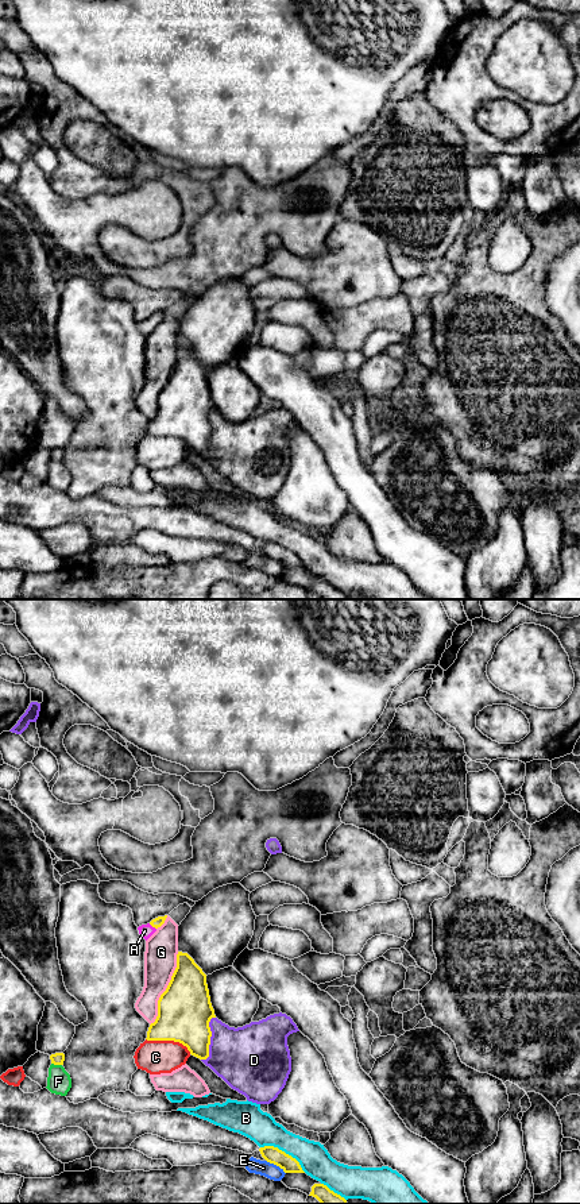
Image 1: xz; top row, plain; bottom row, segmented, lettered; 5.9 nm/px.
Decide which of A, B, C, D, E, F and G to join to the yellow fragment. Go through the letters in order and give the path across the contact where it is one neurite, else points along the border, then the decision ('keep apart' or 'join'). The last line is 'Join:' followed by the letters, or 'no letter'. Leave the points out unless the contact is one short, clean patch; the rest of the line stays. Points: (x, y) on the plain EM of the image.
A: way xz (159, 316), (153, 321), (144, 325); join
B: keep apart
C: keep apart
D: keep apart
E: keep apart
F: keep apart
G: keep apart
Join: A

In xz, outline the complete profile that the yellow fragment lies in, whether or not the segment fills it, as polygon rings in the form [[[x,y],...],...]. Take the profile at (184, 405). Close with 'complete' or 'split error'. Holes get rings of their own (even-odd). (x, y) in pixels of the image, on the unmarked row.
[[[178,347],[177,363],[158,395],[158,412],[150,420],[146,435],[179,437],[192,451],[206,455],[212,413],[216,410],[206,370],[187,348]]]; complete

